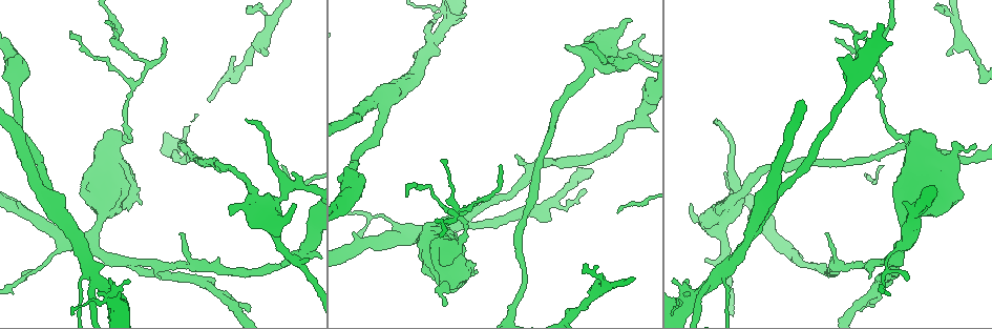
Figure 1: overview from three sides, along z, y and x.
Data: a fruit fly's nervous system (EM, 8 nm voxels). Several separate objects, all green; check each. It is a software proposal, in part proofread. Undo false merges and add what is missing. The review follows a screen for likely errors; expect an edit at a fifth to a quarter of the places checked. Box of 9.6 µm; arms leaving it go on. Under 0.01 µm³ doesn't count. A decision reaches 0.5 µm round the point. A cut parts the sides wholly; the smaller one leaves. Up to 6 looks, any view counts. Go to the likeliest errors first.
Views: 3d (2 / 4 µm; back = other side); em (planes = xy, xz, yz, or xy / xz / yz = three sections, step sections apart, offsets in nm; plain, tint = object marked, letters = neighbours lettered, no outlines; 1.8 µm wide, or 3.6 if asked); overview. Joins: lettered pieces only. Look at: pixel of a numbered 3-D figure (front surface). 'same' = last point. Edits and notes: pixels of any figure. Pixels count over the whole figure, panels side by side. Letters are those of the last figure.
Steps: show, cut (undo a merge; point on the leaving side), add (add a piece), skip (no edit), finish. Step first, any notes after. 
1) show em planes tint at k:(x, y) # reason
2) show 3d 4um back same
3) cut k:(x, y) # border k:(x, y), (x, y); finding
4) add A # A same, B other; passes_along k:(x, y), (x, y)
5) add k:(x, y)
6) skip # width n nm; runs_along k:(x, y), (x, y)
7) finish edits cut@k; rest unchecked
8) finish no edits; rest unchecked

show 3d 4um at 1:(385, 108) # three arms meet

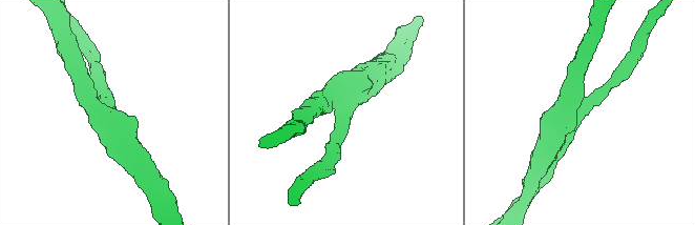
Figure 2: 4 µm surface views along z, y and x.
show em planes tint at 2:(340, 114)

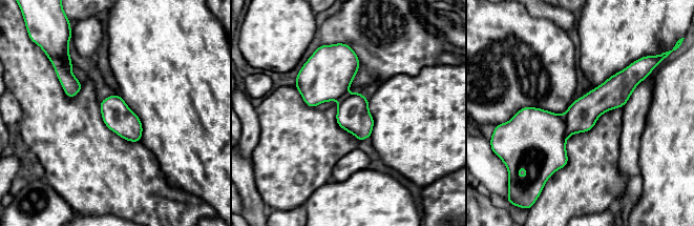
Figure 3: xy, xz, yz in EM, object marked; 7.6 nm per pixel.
show em planes letters same

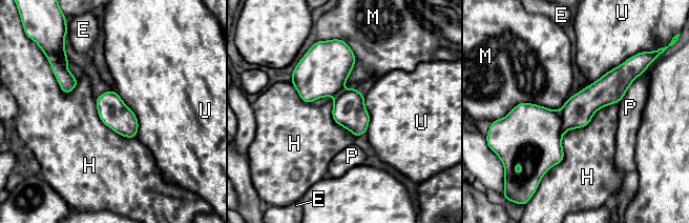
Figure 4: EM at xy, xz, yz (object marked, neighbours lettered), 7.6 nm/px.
cut 4:(577, 113) # longest_contact H 800 nm; E other, H other, M other, P other, U other; part_leaving 4:(628, 69), (564, 128); two neurons meet here

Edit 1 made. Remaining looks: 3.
show overview

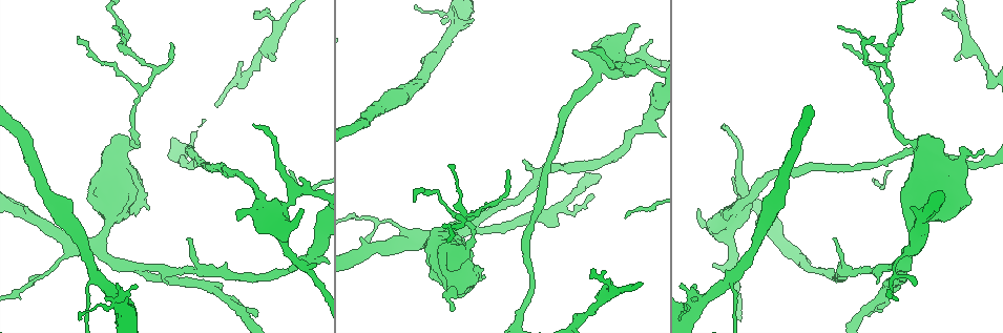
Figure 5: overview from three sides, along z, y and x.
show em yz step 8 tint at 5:(316, 263) # branch stops here

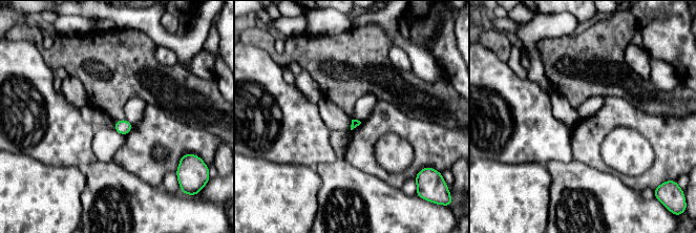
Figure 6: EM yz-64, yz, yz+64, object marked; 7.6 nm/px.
show em planes letters same # another direction

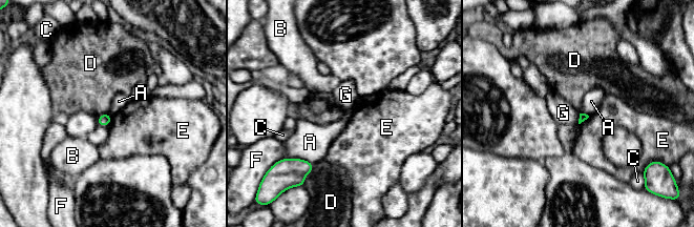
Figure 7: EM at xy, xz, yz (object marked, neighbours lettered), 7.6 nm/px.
skip # A other, B other, C other, D other, E other, F other, G other; border 7:(289, 158), (300, 158), (312, 163); none of them fits

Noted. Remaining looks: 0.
finish edits cut@4; rest unchecked

